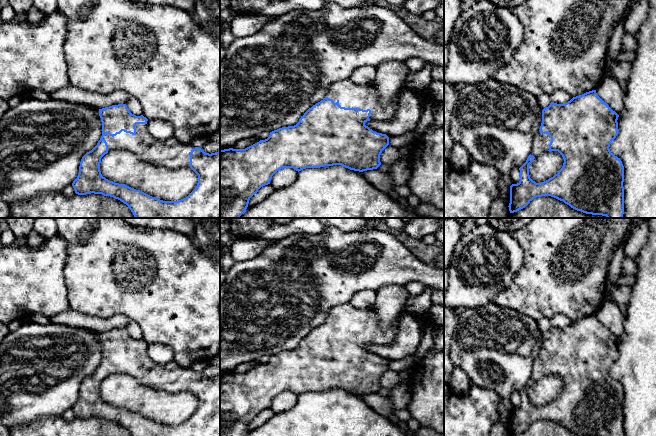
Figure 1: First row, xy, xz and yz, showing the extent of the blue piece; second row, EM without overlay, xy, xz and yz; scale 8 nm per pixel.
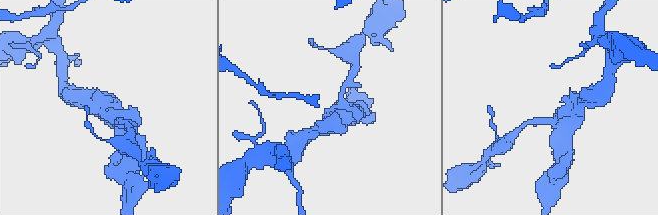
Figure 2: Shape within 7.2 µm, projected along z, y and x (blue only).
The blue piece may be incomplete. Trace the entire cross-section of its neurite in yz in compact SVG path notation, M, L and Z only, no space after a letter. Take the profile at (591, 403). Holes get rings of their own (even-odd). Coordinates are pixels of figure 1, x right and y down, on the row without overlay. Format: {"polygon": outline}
{"polygon": "M596 314L573 321L565 328L551 326L544 332L530 379L519 392L520 405L510 410L509 435L525 432L536 421L551 420L581 436L624 436L624 390L609 373L618 359L618 341ZM548 375L558 375L564 383L563 390L553 401L536 407L530 402L529 389Z"}

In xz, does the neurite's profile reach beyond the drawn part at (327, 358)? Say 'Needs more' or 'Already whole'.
Needs more

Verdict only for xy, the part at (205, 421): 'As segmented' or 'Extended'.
Extended

